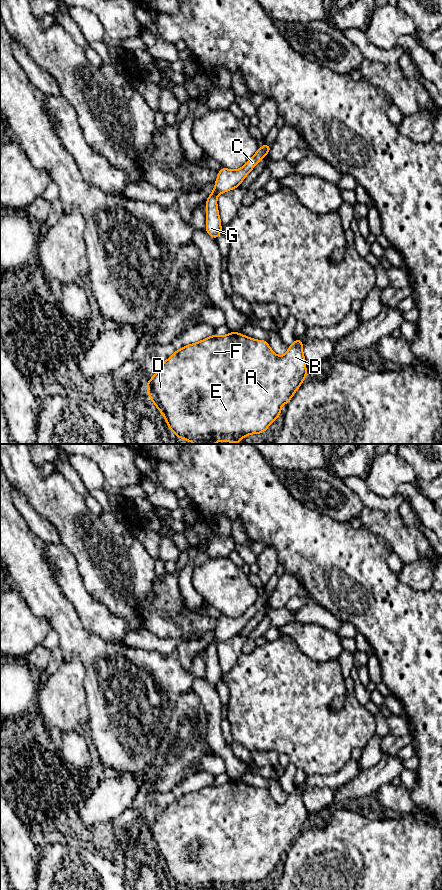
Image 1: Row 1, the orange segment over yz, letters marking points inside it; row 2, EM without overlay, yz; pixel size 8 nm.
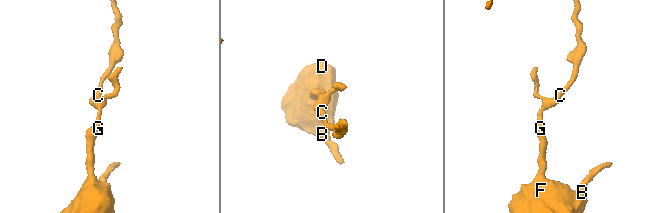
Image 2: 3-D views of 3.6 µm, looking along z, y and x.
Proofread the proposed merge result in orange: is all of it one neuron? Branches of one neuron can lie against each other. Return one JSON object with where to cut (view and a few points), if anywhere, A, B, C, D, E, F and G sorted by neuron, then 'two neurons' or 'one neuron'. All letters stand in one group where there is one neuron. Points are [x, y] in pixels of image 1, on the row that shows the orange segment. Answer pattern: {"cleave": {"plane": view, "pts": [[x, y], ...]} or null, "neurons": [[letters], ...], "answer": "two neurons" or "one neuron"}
{"cleave": null, "neurons": [["A", "B", "C", "D", "E", "F", "G"]], "answer": "one neuron"}

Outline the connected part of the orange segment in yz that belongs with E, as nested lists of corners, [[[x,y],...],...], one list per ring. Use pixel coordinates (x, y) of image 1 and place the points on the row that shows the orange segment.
[[[238,332],[224,336],[212,334],[176,350],[147,382],[146,390],[177,438],[195,444],[215,444],[217,441],[239,444],[247,435],[265,432],[281,415],[281,406],[291,400],[307,377],[303,344],[297,338],[285,355],[278,356],[266,340],[255,340]]]

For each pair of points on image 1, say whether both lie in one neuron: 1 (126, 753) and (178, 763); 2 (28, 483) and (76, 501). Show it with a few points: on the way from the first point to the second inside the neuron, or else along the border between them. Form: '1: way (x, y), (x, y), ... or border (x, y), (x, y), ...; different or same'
1: border (163, 737), (146, 775), (147, 781); different
2: way (40, 491), (56, 501), (64, 501); same

